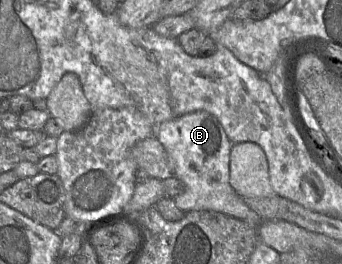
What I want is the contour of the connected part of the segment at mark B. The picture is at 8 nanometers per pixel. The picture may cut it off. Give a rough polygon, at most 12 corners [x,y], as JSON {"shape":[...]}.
{"shape":[[199,110],[153,128],[184,213],[262,220],[229,182],[231,142]]}

